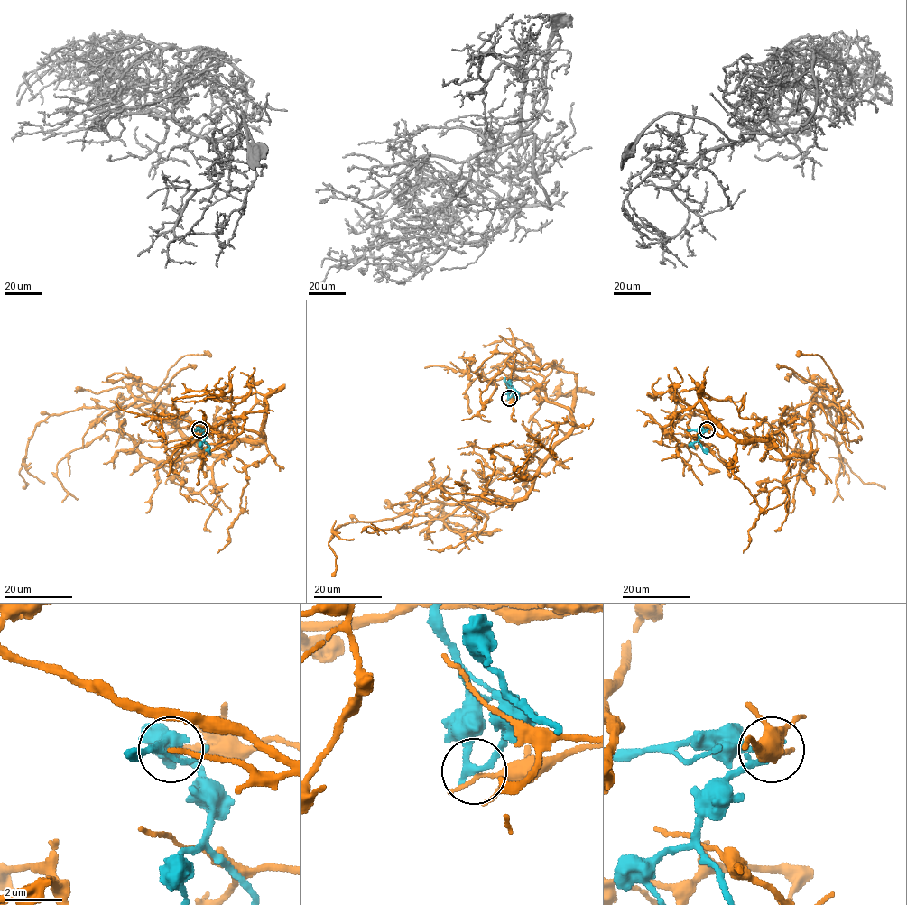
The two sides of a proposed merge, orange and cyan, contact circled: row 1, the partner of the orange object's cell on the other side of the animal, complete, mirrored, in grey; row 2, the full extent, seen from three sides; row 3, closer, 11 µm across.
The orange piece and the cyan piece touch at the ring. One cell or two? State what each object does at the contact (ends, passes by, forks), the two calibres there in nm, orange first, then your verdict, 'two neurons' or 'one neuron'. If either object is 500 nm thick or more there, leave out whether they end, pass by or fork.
orange ends | cyan passes by | 180/240 nm | two neurons

